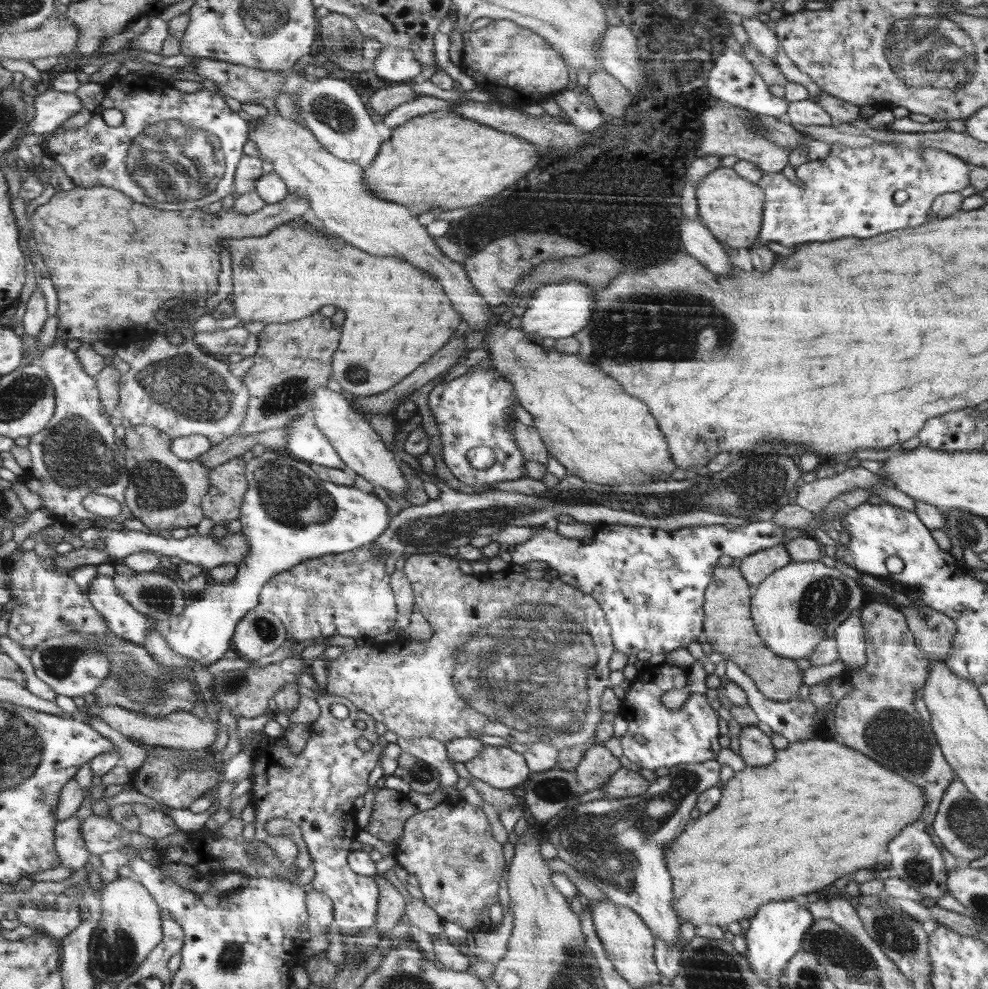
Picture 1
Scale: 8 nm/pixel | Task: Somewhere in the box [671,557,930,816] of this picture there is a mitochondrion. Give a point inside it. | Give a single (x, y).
(823, 600)

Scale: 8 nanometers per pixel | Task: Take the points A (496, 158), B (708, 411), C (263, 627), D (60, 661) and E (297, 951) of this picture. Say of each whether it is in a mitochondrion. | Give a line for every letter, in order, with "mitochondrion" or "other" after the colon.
A: other
B: other
C: mitochondrion
D: mitochondrion
E: other

